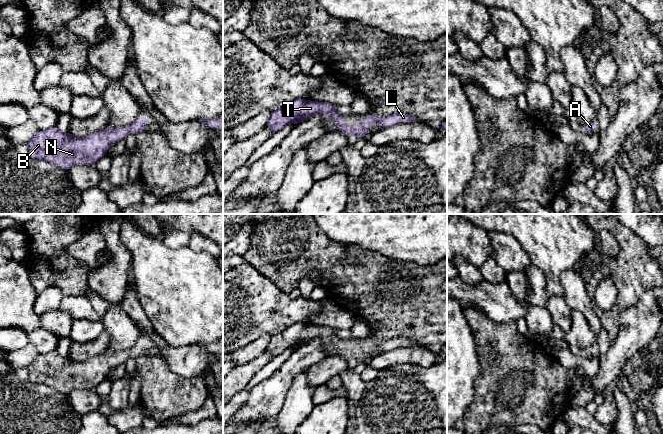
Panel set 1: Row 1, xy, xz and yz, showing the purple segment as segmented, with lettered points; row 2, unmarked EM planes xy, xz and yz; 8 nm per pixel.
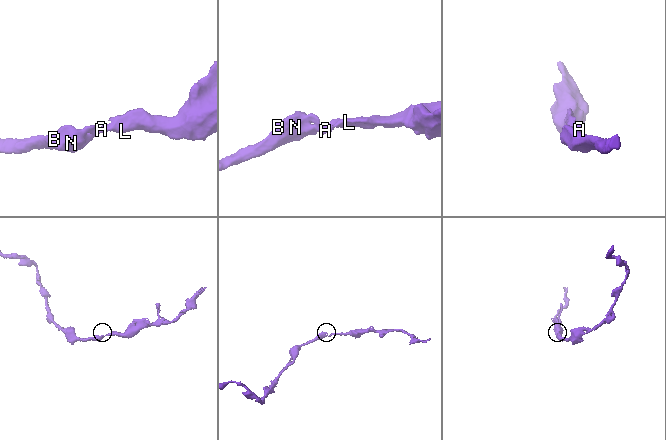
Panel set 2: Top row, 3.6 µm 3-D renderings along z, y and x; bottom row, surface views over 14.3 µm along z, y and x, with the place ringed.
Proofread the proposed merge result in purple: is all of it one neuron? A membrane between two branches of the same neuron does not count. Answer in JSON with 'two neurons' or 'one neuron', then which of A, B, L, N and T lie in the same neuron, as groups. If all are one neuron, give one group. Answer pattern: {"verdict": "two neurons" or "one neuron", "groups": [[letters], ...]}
{"verdict": "one neuron", "groups": [["A", "B", "L", "N", "T"]]}

